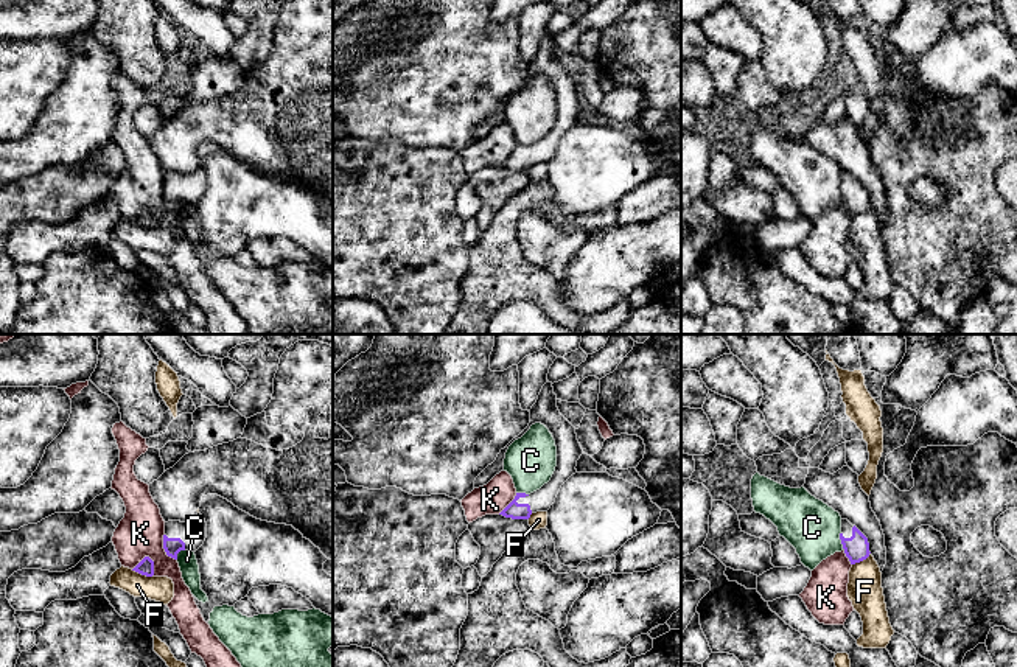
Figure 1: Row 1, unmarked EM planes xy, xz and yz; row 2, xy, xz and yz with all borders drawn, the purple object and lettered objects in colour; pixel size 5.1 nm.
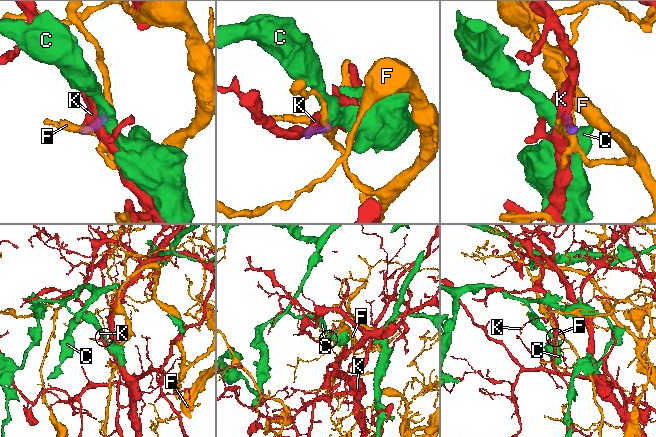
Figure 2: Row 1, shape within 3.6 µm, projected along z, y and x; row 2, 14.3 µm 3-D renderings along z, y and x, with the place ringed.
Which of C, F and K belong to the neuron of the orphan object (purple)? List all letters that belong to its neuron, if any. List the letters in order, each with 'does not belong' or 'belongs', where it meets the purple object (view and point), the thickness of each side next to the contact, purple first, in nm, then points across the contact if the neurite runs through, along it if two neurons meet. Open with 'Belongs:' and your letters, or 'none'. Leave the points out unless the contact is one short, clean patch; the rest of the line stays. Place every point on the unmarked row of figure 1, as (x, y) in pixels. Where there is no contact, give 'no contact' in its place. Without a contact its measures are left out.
Belongs: none
C: does not belong | yz (842, 193) | 130/280 nm | along yz (840, 184), (840, 193), (845, 201)
F: does not belong | xy (142, 226) | 80/130 nm | along xy (131, 221), (153, 227)
K: does not belong | xy (143, 210) | 80/240 nm | along xy (154, 213), (145, 209), (132, 221)

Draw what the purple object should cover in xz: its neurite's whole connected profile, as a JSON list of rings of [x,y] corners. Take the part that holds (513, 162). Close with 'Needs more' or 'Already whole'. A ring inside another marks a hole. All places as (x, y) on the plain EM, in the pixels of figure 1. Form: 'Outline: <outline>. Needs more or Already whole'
Outline: [[[546,34],[538,47],[536,54],[532,58],[529,78],[515,89],[501,104],[496,112],[488,117],[474,132],[474,140],[487,137],[496,126],[504,123],[504,110],[508,98],[521,90],[532,76],[541,75],[552,86],[557,98],[557,118],[547,135],[540,141],[526,146],[516,145],[515,151],[499,165],[512,171],[529,171],[532,165],[547,163],[555,154],[561,137],[577,124],[577,112],[583,101],[577,92],[575,79],[560,65],[557,59],[557,47],[554,45],[552,34]]]. Needs more

